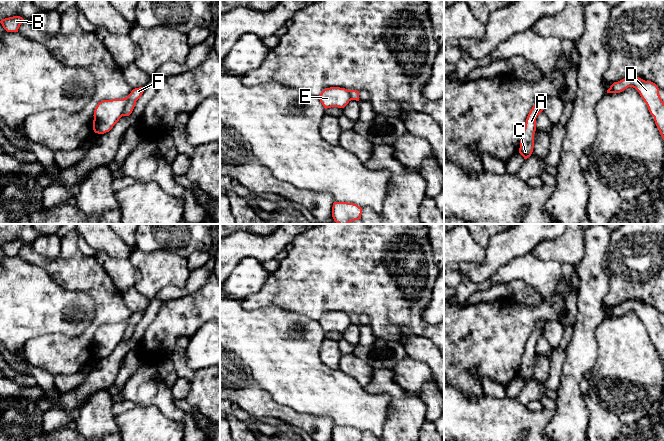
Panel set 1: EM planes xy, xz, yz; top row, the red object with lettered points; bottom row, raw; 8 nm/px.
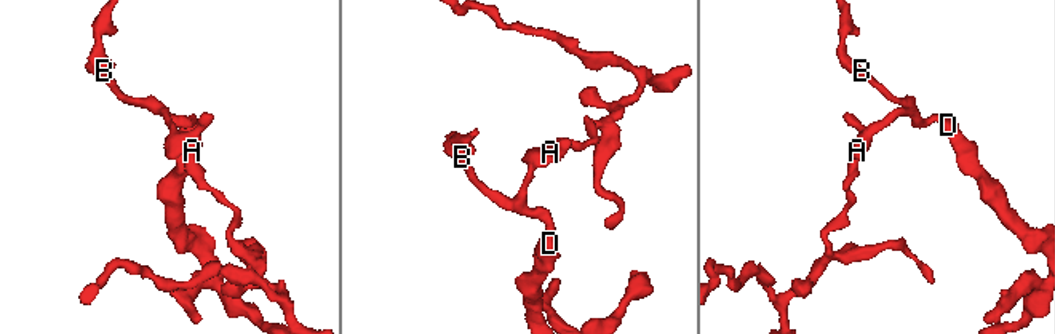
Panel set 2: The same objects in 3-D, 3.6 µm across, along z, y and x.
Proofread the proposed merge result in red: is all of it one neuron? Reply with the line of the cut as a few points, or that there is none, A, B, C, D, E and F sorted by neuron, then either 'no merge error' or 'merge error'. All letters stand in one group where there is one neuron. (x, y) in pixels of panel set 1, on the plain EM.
cut in xy along (134, 324), (130, 324), (126, 328), (122, 339); A C / B D E F; merge error

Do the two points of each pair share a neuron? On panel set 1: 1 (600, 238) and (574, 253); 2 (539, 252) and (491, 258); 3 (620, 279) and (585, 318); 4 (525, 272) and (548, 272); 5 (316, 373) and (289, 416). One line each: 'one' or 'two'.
1: two
2: two
3: two
4: one
5: two

